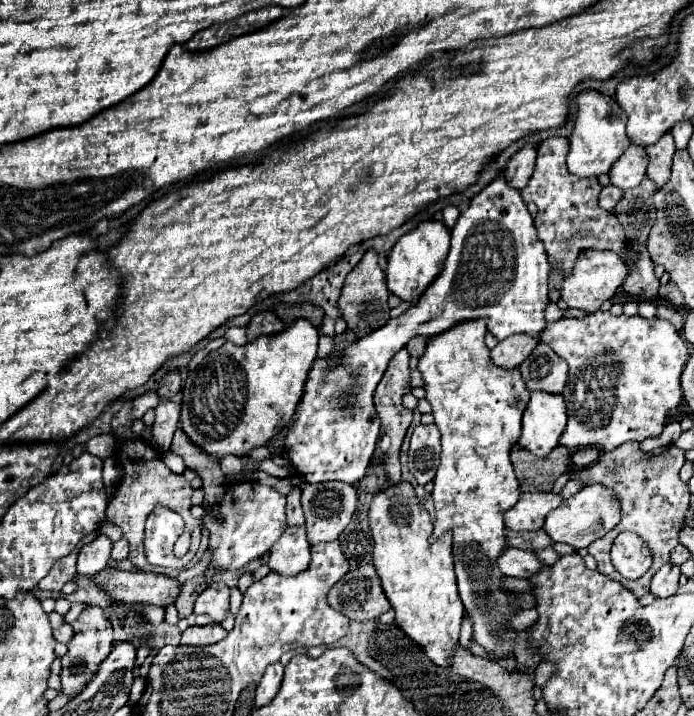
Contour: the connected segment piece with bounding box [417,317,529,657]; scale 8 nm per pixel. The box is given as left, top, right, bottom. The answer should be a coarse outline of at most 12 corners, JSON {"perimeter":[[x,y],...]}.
{"perimeter":[[485,317],[427,339],[441,431],[433,537],[453,533],[473,639],[513,651],[493,565],[529,403]]}

